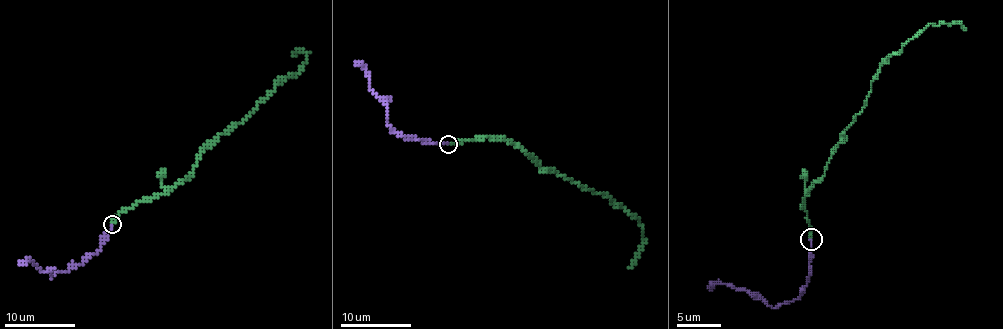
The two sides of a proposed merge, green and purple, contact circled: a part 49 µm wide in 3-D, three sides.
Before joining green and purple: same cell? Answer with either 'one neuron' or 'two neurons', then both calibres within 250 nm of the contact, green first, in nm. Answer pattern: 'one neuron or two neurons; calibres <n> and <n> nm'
one neuron; calibres 240 and 140 nm

